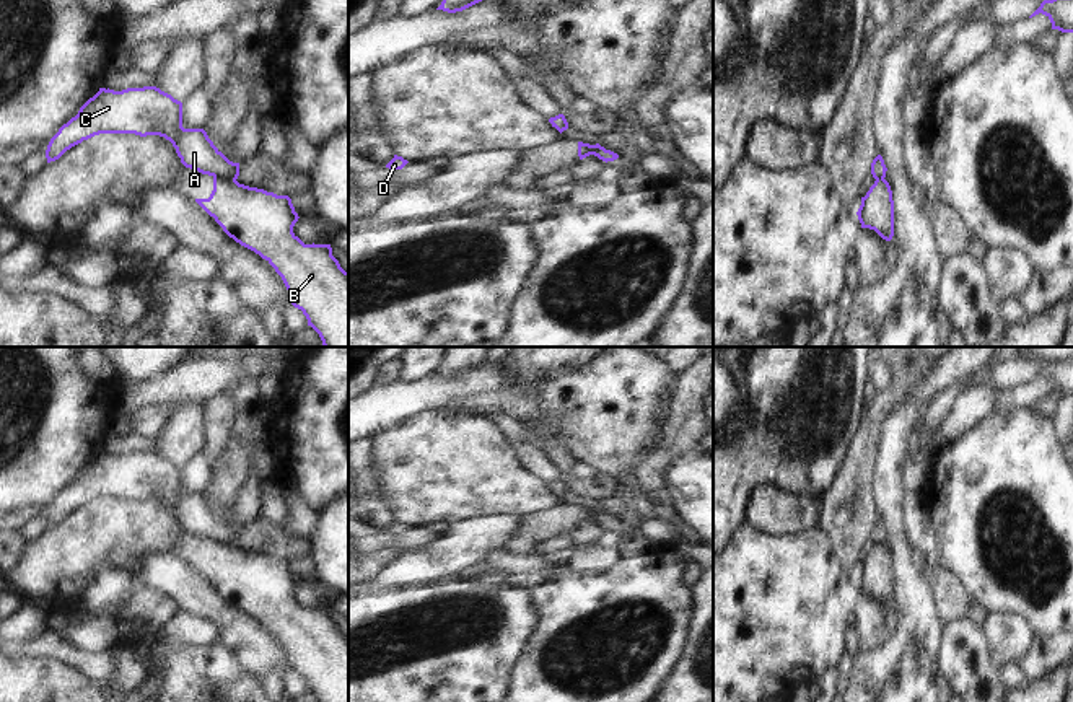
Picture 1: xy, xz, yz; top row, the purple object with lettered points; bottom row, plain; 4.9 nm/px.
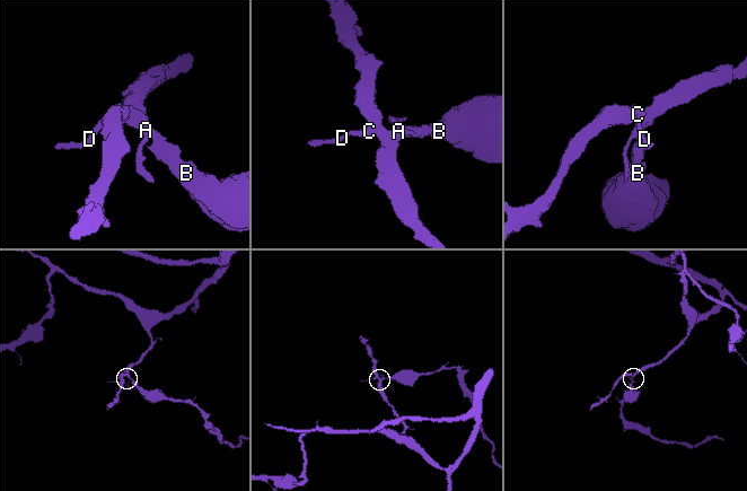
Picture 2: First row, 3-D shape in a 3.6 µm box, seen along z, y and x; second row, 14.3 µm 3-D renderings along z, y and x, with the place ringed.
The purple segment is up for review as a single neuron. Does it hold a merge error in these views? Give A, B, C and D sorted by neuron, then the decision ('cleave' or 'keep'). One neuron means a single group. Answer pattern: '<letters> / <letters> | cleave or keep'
A C D / B | cleave

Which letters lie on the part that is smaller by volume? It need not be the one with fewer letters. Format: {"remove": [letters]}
{"remove": ["B"]}

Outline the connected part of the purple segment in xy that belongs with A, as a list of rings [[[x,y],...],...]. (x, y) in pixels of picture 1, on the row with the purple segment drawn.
[[[156,86],[99,88],[50,138],[47,163],[99,134],[160,135],[173,143],[186,168],[233,181],[239,176],[239,163],[230,161],[204,129],[184,129],[182,103]]]

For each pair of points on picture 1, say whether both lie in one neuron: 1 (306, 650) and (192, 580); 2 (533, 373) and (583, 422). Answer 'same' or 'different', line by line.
1: different
2: different

